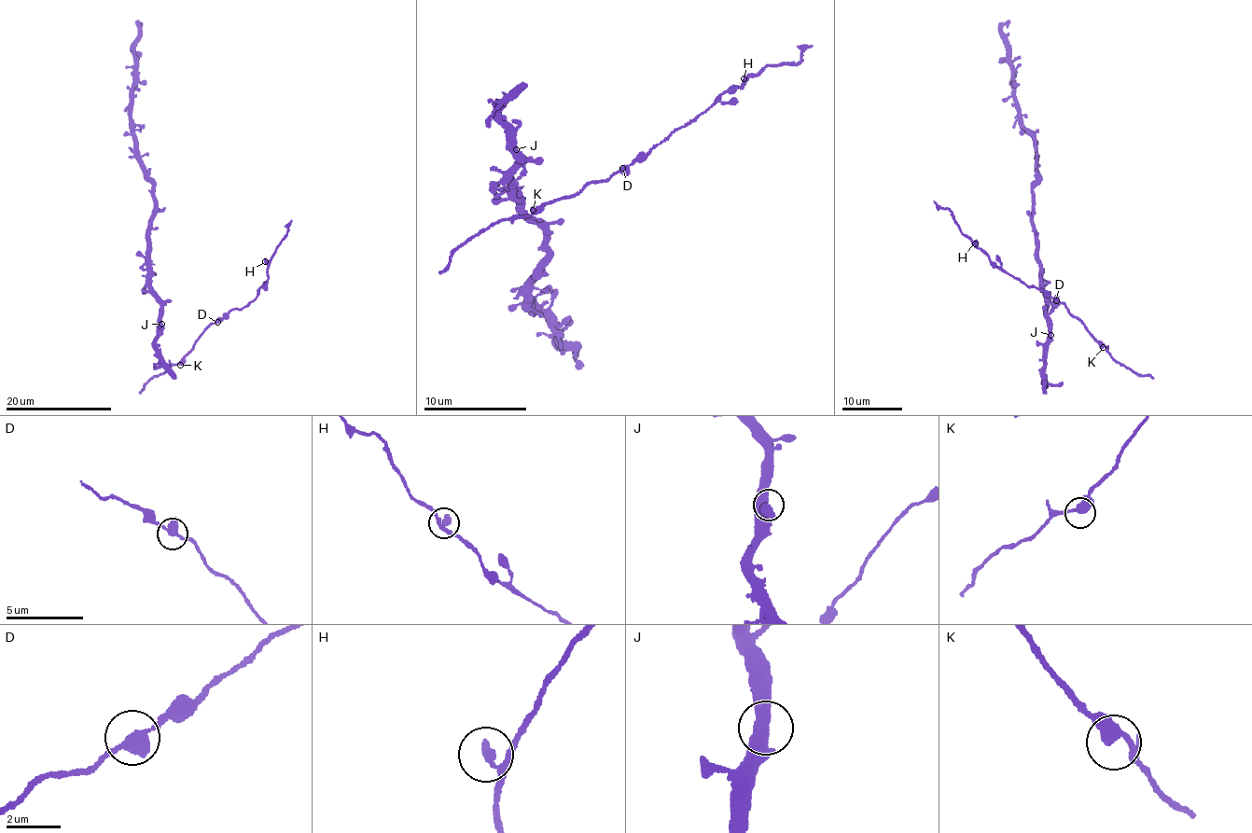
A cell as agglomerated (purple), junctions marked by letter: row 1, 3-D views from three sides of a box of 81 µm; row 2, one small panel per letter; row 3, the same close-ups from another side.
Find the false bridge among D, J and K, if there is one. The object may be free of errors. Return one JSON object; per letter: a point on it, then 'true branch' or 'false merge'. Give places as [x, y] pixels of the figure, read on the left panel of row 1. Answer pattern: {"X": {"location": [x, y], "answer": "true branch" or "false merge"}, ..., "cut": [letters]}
{"D": {"location": [217, 322], "answer": "true branch"}, "J": {"location": [161, 324], "answer": "true branch"}, "K": {"location": [180, 365], "answer": "true branch"}, "cut": []}

